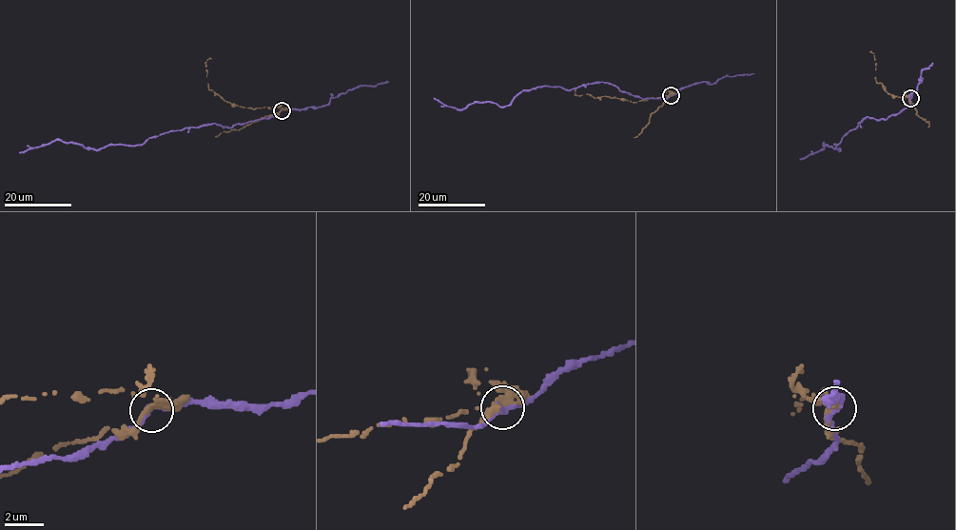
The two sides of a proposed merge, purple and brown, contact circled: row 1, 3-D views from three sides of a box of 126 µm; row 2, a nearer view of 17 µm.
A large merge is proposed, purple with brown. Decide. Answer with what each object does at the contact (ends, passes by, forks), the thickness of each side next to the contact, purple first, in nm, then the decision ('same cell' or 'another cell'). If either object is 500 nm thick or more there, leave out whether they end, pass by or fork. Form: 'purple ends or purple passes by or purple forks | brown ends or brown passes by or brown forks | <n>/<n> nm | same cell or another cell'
purple passes by | brown forks | 320/280 nm | another cell

